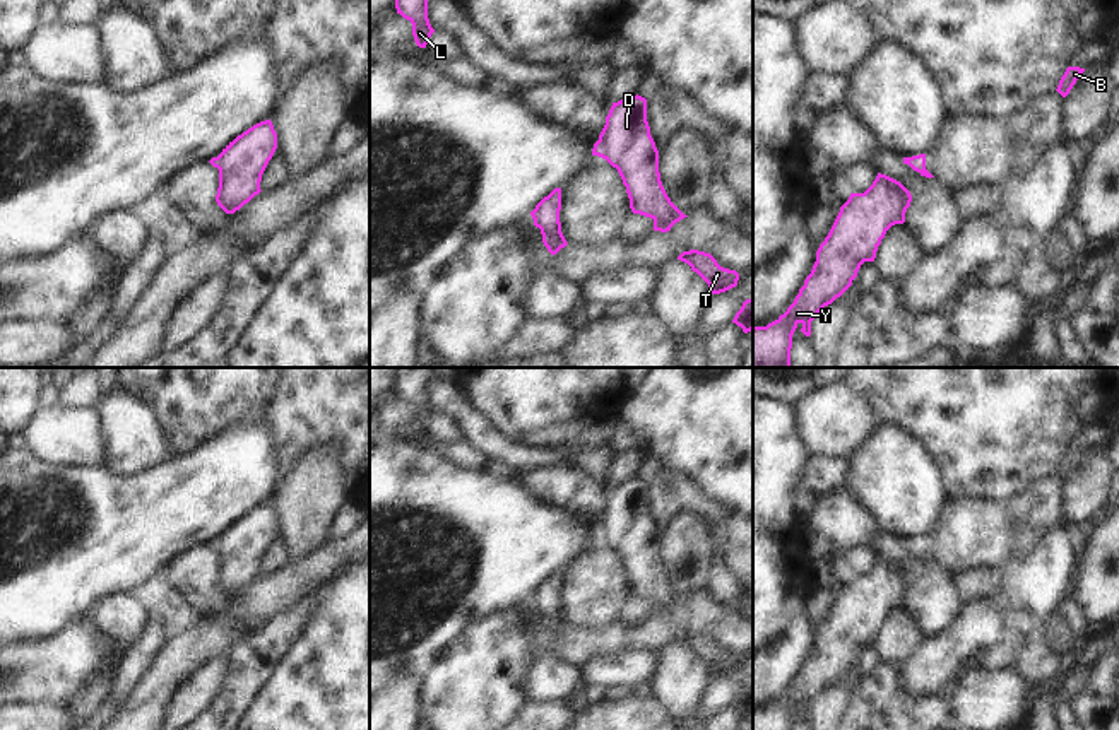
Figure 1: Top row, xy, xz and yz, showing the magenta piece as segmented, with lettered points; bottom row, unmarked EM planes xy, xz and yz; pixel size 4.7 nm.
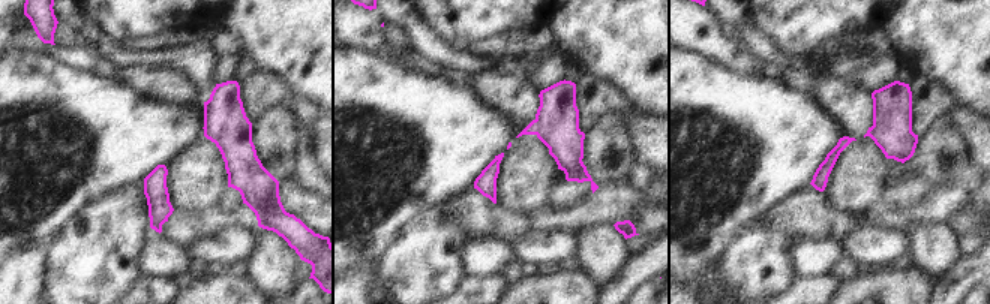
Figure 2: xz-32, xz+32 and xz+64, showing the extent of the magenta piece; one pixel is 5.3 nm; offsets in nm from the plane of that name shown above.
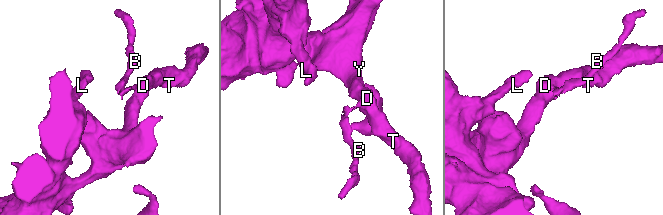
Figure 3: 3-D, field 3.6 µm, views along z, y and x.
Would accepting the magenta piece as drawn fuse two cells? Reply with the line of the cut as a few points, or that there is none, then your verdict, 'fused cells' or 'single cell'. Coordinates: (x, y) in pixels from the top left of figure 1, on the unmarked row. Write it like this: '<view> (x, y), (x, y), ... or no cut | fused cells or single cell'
xz (597, 523), (604, 541) | fused cells

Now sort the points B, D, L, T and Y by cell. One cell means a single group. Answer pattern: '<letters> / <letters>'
B / D L T Y

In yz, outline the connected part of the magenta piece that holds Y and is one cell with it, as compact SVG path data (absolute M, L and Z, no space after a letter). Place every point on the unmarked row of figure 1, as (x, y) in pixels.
M881 556L864 576L850 576L794 686L767 709L753 709L753 730L792 730L799 706L809 720L816 698L852 668L864 645L874 645L886 614L905 605L910 585L910 574Z

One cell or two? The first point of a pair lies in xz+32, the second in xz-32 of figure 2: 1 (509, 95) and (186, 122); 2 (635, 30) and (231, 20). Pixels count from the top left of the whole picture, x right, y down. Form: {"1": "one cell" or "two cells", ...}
{"1": "two cells", "2": "one cell"}

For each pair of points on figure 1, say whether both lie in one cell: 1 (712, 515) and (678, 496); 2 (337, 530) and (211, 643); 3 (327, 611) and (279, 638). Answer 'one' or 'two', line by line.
1: one
2: two
3: two

